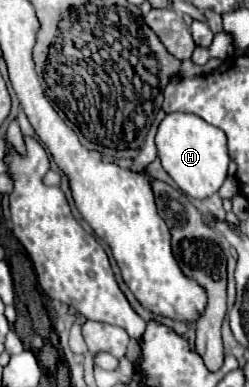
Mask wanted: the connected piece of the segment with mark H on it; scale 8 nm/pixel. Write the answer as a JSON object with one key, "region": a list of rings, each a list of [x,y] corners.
{"region":[[[181,112],[167,114],[157,130],[157,152],[165,172],[191,198],[209,198],[217,194],[227,180],[229,154],[225,134],[219,128],[205,124],[205,120],[201,120],[199,116]]]}

